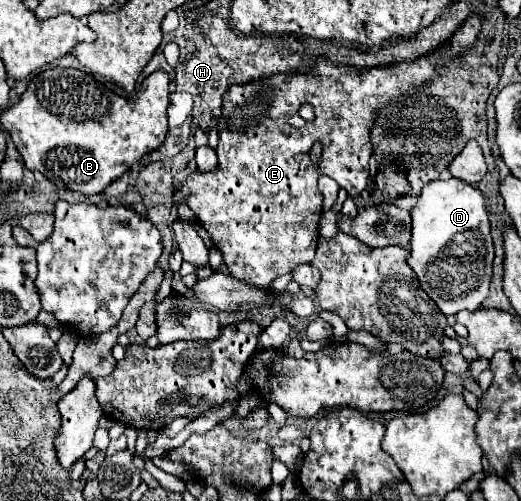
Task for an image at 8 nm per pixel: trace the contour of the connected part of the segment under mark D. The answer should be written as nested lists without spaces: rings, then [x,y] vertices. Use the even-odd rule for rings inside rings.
[[[448,178],[424,186],[410,212],[412,238],[408,266],[418,276],[420,288],[446,316],[456,316],[460,310],[476,312],[488,298],[494,246],[484,202],[476,186]]]

